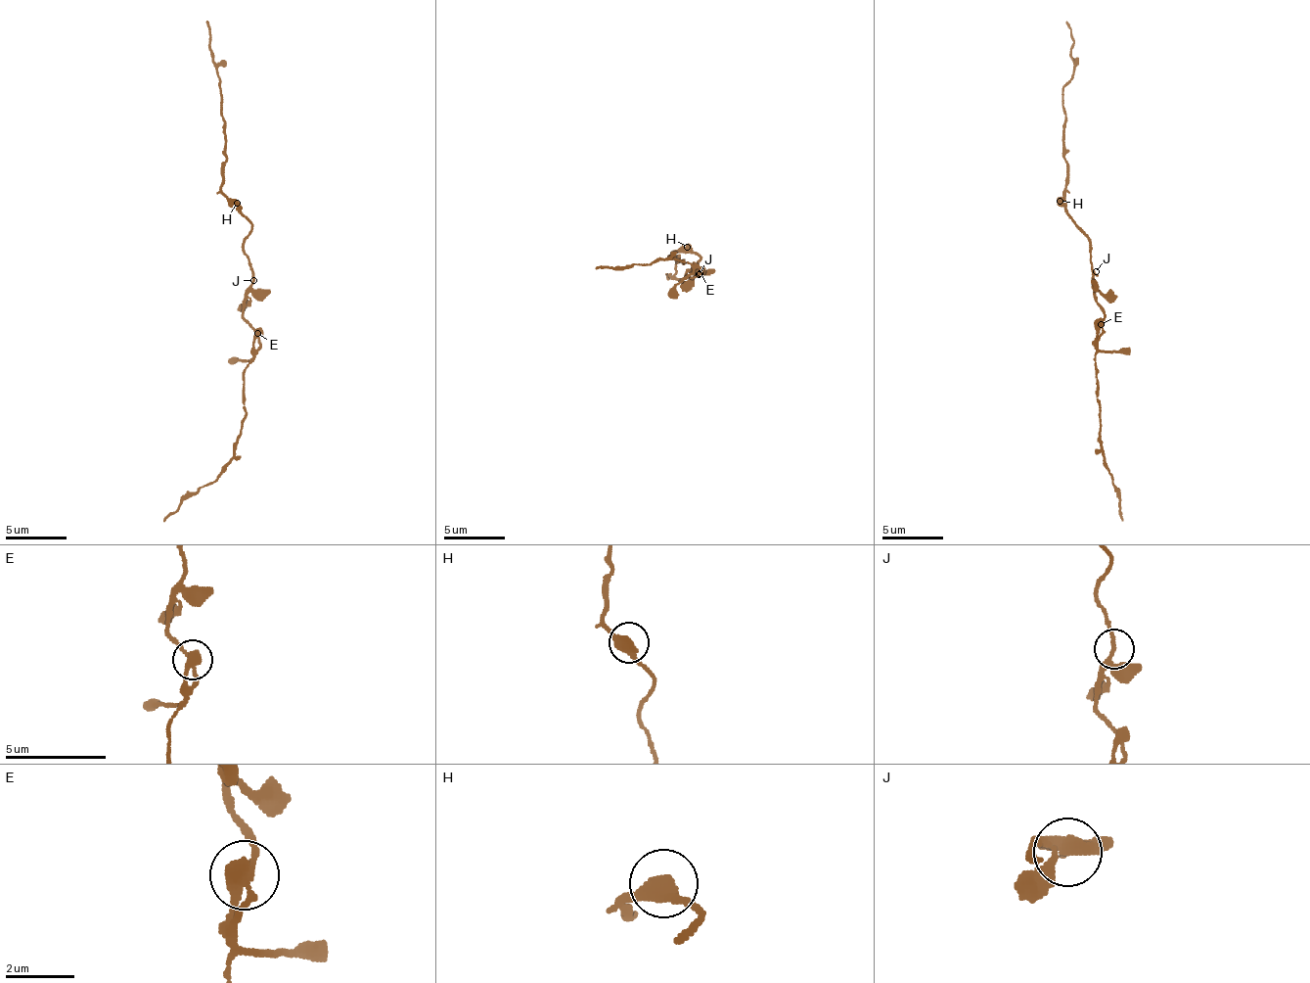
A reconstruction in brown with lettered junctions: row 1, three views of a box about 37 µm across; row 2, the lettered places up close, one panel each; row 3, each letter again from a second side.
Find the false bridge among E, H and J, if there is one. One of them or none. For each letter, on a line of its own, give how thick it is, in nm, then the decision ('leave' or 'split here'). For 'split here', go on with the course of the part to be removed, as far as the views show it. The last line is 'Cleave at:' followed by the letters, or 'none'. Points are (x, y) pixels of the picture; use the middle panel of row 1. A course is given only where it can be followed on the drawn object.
E: 400 nm | leave
H: 440 nm | leave
J: 190 nm | leave
Cleave at: none

